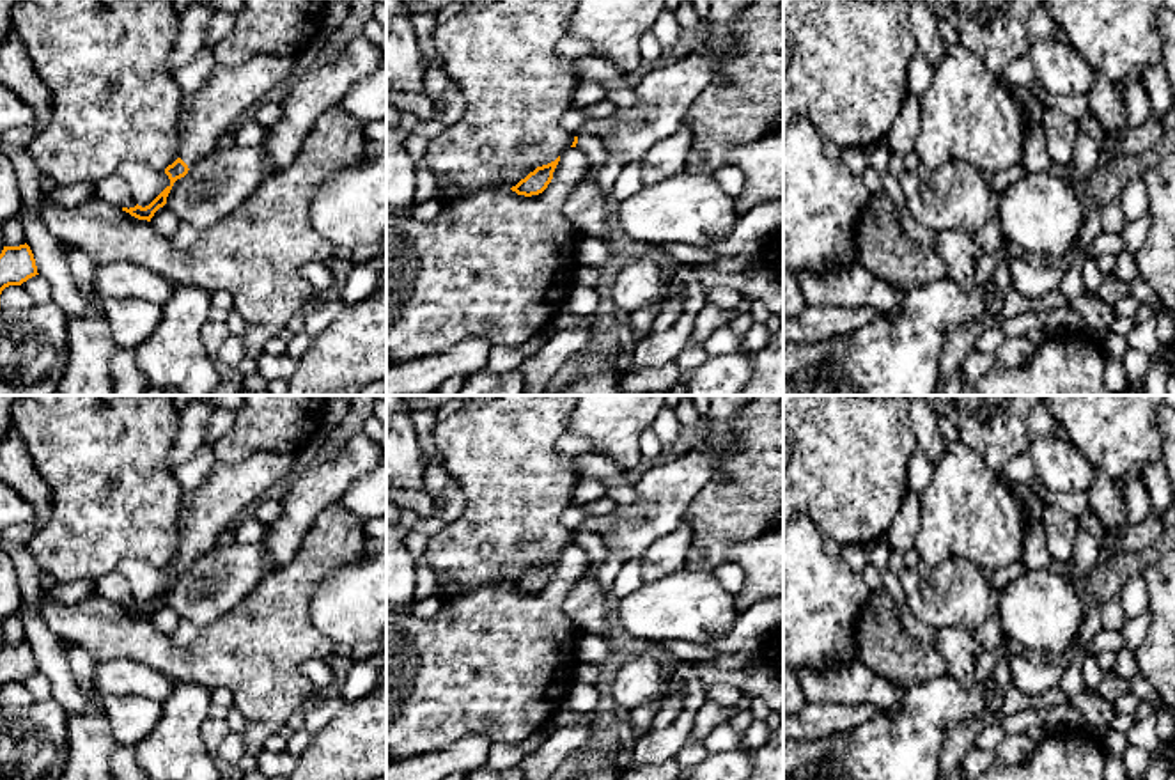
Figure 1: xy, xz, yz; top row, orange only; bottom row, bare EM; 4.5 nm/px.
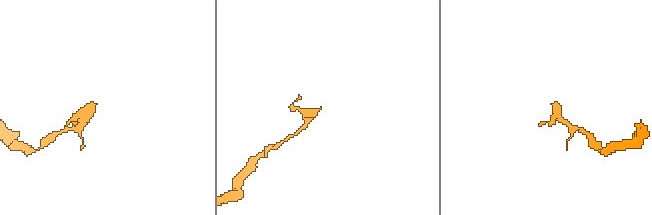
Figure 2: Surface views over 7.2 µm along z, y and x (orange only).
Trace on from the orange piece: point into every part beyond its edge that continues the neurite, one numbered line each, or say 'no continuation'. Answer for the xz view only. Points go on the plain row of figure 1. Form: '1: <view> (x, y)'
1: xz (591, 608)

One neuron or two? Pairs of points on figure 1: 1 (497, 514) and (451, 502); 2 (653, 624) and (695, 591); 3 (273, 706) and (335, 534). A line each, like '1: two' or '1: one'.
1: two
2: one
3: one

